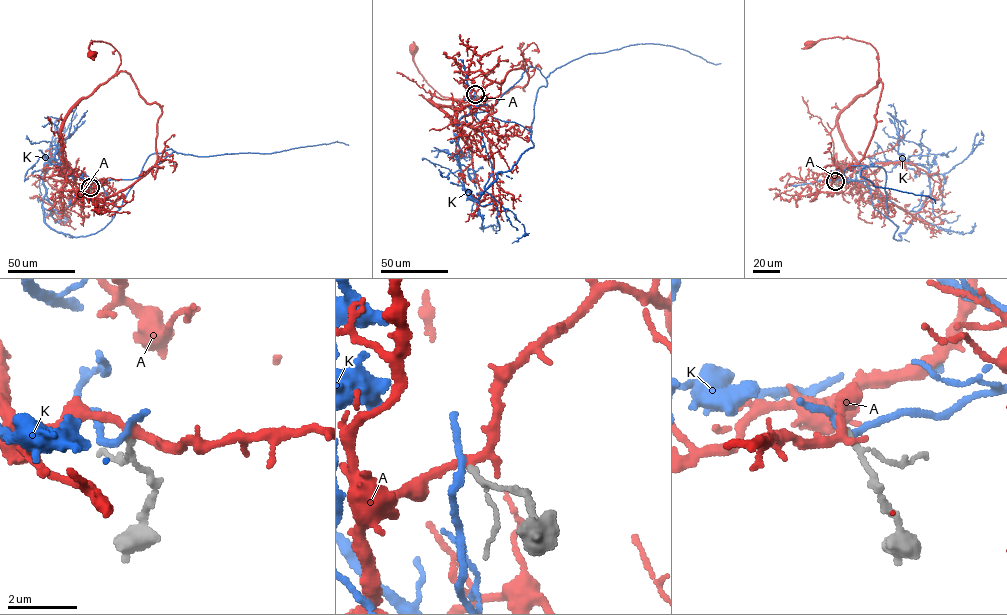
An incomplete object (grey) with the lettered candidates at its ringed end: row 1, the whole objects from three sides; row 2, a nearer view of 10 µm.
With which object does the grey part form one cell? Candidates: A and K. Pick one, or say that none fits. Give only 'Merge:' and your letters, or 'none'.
Merge: A

